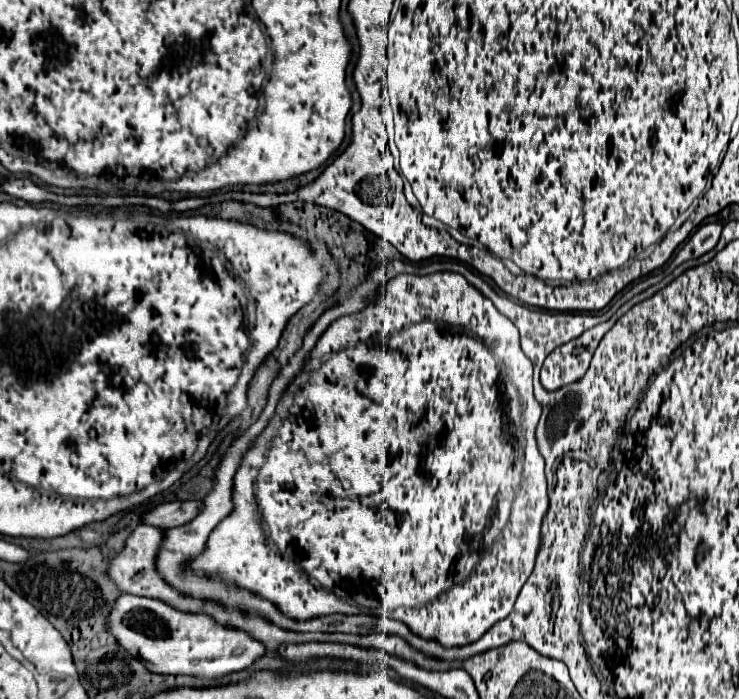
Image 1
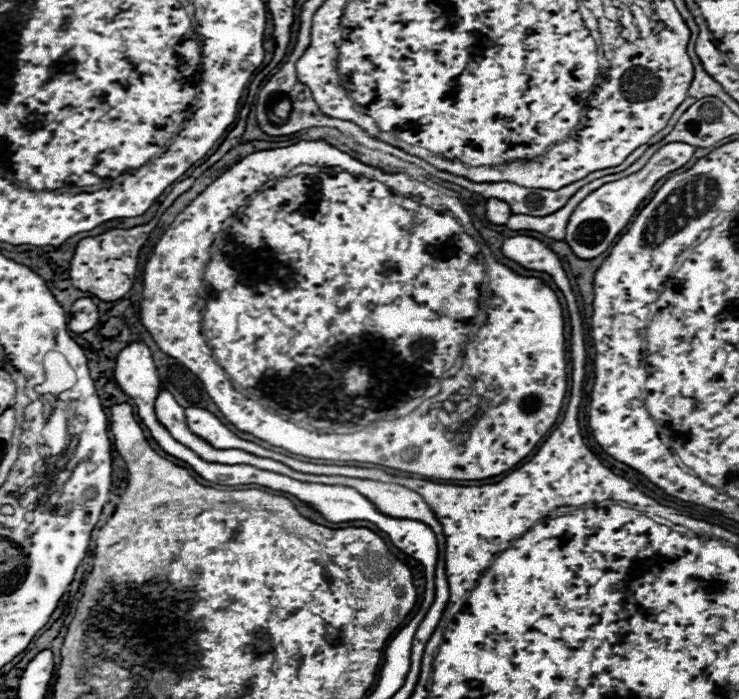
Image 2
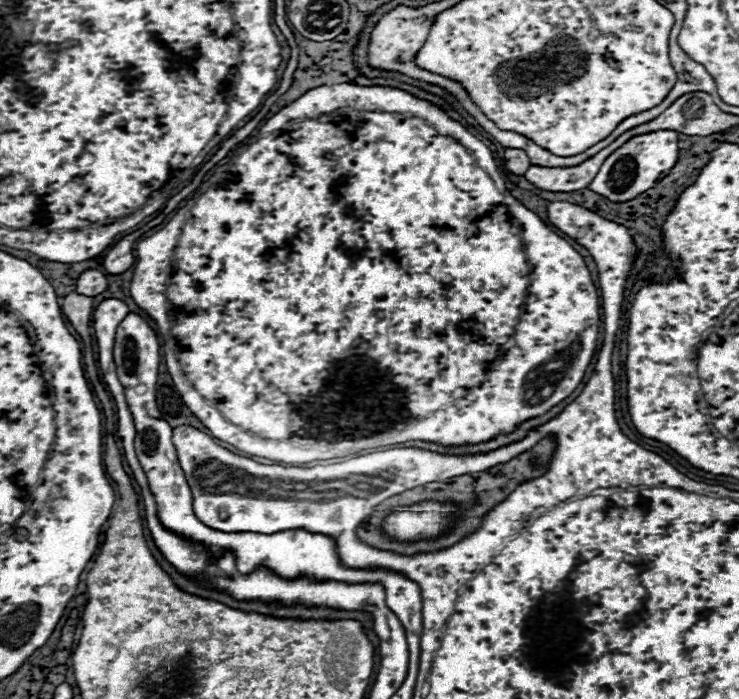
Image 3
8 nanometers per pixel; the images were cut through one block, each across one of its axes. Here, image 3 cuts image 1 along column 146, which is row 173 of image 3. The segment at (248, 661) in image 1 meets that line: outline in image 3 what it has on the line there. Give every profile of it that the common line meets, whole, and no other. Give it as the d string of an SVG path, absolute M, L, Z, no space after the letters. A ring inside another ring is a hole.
M658 130L658 132L634 136L612 156L606 158L600 172L590 182L590 188L592 192L608 198L610 202L634 200L636 196L640 196L640 192L654 188L664 178L664 174L668 174L674 168L678 154L680 154L678 134L674 130Z

